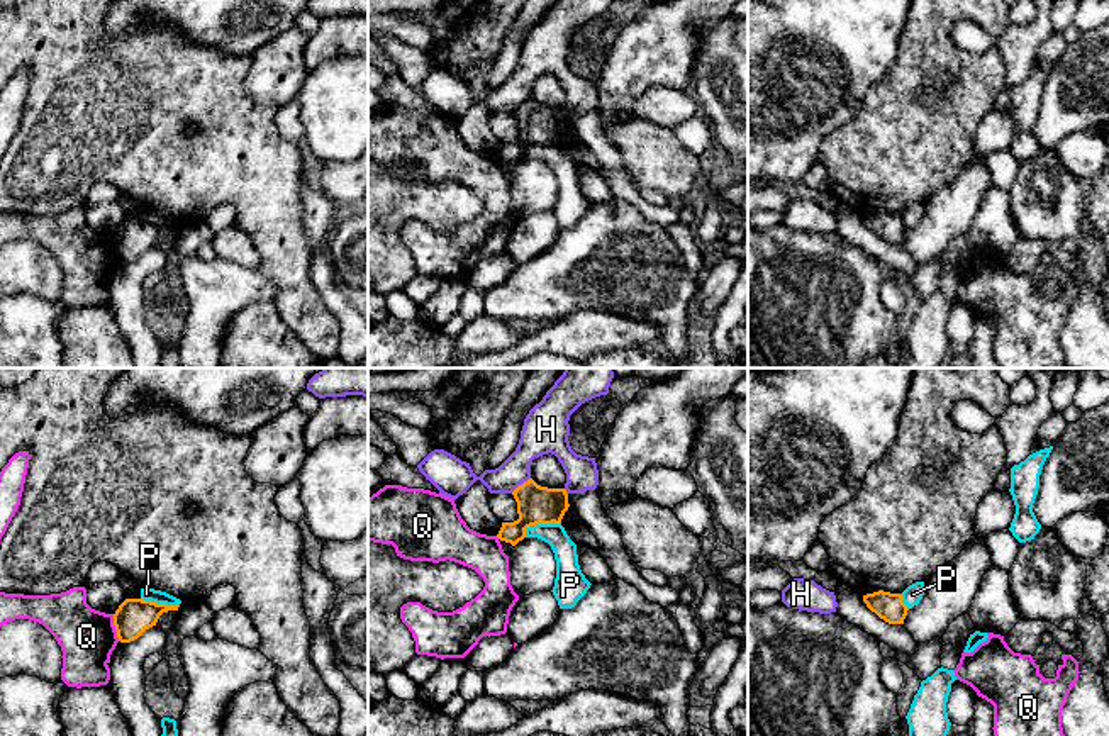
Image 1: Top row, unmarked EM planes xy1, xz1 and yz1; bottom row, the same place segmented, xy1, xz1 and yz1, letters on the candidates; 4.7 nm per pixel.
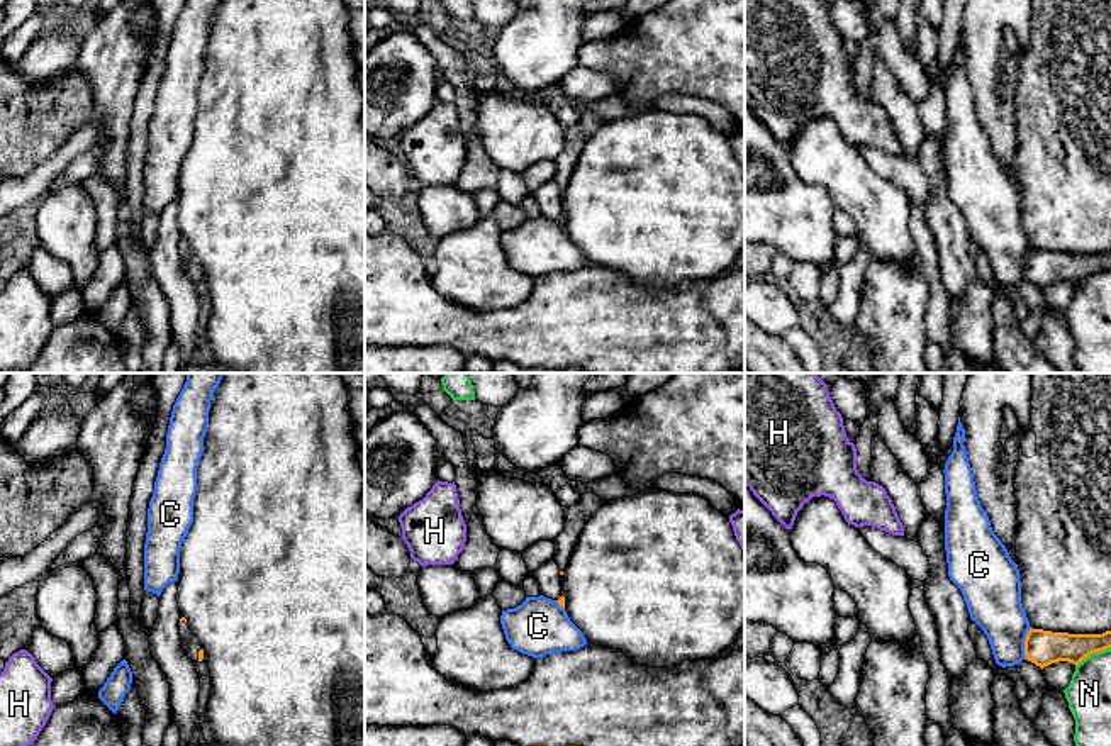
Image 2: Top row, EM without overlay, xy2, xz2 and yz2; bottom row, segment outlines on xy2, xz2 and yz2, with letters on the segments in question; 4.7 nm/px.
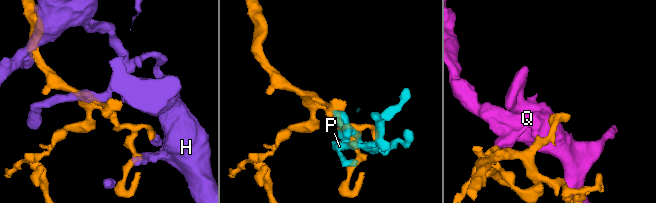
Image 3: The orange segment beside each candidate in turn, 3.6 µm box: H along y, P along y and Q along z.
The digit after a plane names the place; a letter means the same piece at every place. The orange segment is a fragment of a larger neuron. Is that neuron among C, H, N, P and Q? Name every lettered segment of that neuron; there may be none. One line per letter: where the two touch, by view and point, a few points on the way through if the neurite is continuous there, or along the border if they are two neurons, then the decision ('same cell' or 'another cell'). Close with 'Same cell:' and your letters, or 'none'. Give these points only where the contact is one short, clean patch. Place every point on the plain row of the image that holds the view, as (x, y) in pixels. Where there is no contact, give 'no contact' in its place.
C: contact yz2 (1025, 263); another cell
H: contact xz1 (519, 105); another cell
N: contact yz2 (1093, 272); another cell
P: contact xz1 (540, 143); border xz1 (560, 143), (531, 144), (524, 156); another cell
Q: contact xy1 (116, 248); another cell
Same cell: none

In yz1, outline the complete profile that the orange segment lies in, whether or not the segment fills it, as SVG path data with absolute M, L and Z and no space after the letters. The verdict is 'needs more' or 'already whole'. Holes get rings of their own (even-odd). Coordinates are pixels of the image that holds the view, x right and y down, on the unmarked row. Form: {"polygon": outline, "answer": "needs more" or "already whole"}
{"polygon": "M883 210L863 215L863 222L872 232L889 244L904 244L909 231L900 214Z", "answer": "already whole"}

